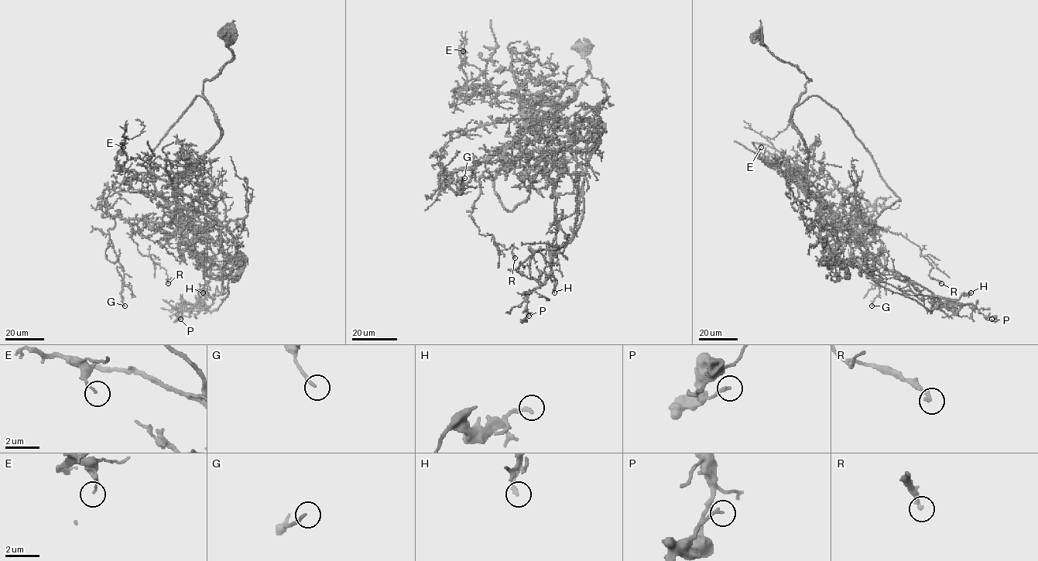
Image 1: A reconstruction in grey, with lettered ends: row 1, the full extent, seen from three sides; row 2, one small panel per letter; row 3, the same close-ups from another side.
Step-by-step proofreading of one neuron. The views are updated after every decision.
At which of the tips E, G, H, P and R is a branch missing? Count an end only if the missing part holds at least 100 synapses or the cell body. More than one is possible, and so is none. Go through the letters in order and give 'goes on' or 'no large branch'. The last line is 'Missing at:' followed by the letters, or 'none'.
E: no large branch
G: no large branch
H: no large branch
P: no large branch
R: no large branch
Missing at: none

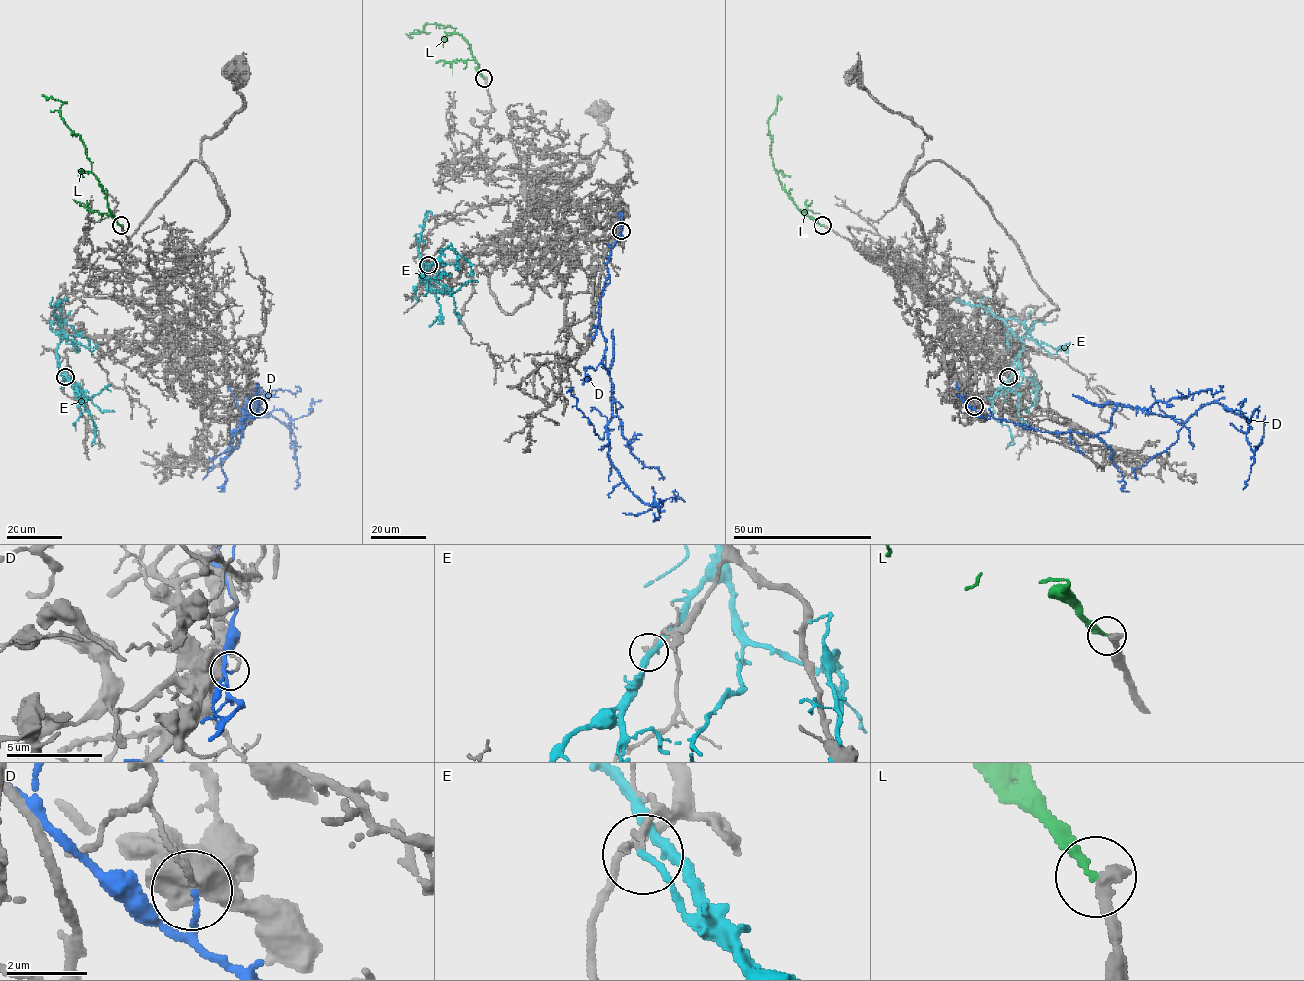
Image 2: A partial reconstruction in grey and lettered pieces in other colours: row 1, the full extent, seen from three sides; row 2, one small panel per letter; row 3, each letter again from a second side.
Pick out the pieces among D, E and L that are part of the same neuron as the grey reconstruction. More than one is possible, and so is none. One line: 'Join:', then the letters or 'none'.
Join: L

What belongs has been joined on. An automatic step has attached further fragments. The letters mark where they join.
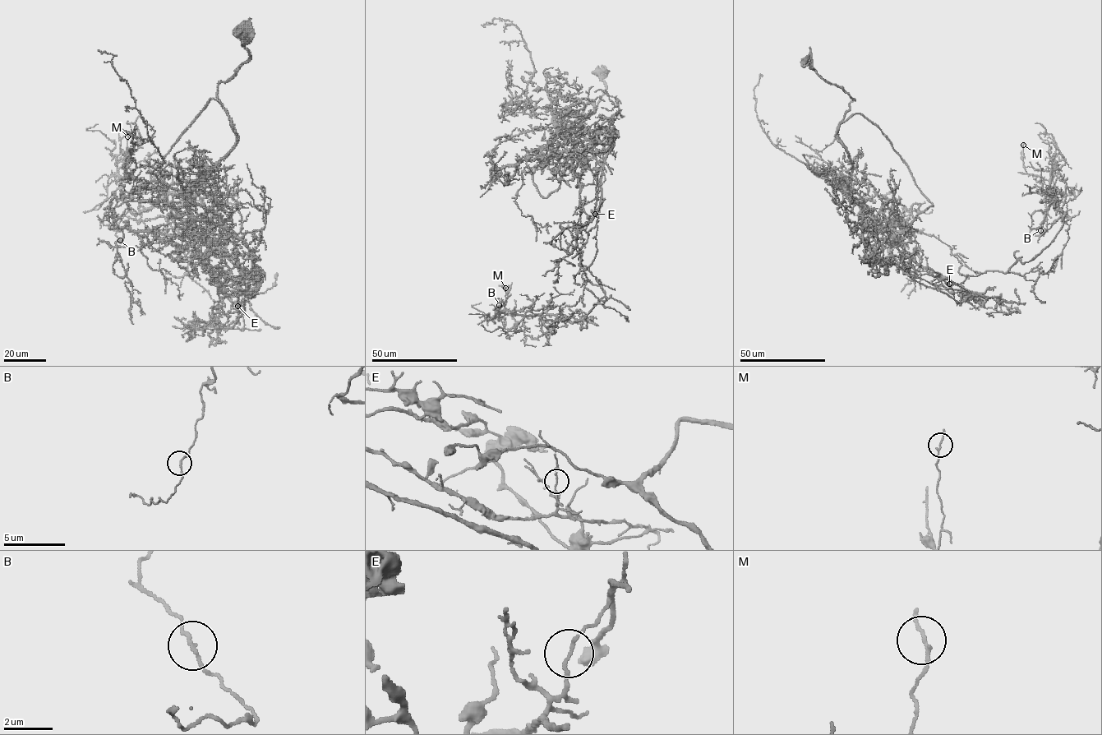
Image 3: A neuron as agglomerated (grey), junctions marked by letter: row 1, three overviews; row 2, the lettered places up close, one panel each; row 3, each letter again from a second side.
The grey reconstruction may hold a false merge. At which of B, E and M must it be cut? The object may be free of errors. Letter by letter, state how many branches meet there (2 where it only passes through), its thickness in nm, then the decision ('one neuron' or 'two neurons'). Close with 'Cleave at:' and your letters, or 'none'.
B: branches 2; calibre 120 nm; one neuron
E: branches 2; calibre 120 nm; two neurons
M: branches 2; calibre 110 nm; one neuron
Cleave at: E

